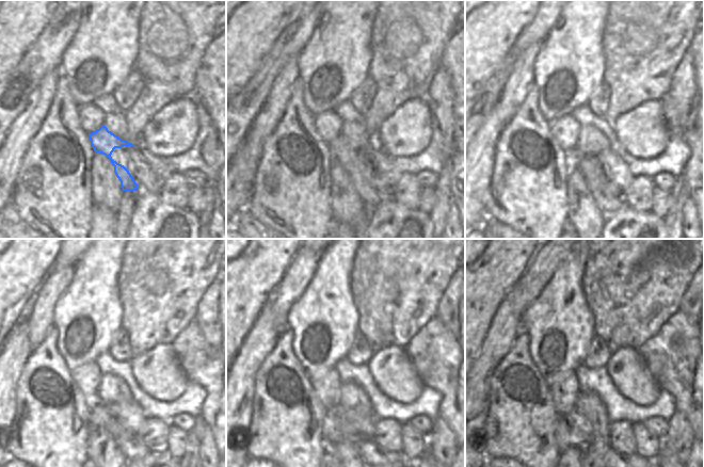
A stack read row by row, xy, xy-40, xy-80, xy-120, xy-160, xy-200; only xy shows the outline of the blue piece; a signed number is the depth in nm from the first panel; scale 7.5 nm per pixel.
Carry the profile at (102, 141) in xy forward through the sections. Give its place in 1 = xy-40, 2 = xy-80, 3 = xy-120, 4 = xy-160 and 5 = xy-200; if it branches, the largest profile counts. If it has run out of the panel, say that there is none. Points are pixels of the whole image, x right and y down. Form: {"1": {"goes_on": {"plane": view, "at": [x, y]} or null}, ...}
{"1": {"goes_on": {"plane": "xy-40", "at": [341, 148]}}, "2": {"goes_on": {"plane": "xy-80", "at": [609, 199]}}, "3": {"goes_on": {"plane": "xy-120", "at": [131, 446]}}, "4": {"goes_on": {"plane": "xy-160", "at": [372, 454]}}, "5": {"goes_on": {"plane": "xy-200", "at": [611, 455]}}}

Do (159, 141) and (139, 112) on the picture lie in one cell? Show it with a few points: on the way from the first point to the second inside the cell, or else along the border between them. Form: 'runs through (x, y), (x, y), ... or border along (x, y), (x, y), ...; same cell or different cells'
border along (164, 106), (146, 124), (140, 137), (140, 144); different cells

